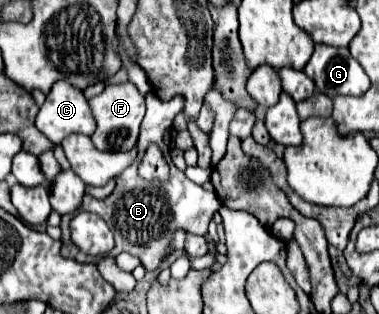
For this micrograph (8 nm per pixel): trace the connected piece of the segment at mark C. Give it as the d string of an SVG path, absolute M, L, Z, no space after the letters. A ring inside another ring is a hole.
M65 81L53 85L37 113L35 125L51 143L61 143L71 133L93 135L95 131L95 119L87 99L77 87Z

